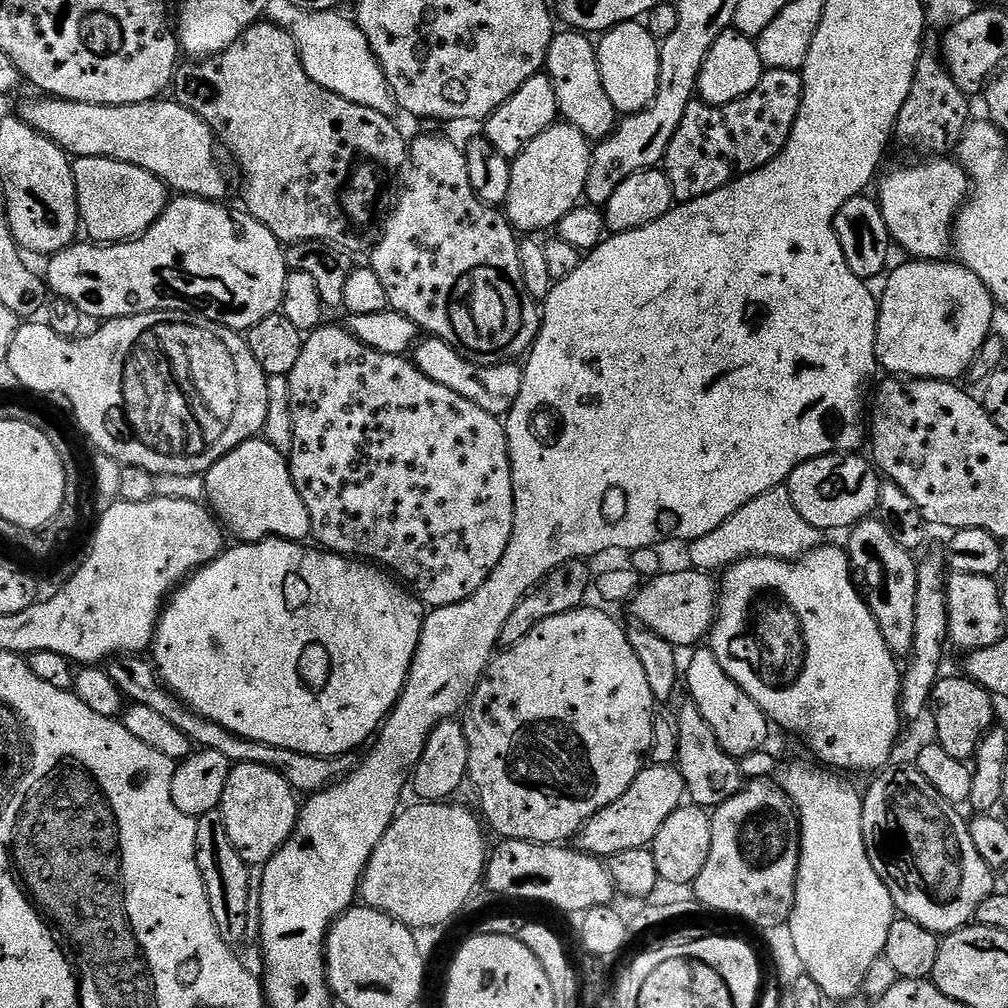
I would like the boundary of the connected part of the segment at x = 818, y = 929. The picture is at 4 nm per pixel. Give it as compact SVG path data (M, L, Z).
M806 762L790 764L783 770L780 780L778 779L779 787L791 800L800 823L795 902L787 926L809 981L818 985L829 1001L845 1002L863 989L870 966L883 955L897 910L885 883L875 873L866 850L863 795L848 784L845 777L813 765L814 767Z

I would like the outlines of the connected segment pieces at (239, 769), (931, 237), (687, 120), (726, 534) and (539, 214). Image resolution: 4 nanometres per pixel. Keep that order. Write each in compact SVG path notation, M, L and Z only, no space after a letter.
M238 764L228 773L226 790L220 799L218 809L220 817L224 819L226 834L230 834L230 842L234 850L249 866L263 866L269 858L279 850L290 838L290 834L296 825L296 813L298 811L298 796L292 787L285 782L274 770L263 768L257 764Z
M928 158L925 164L885 171L878 180L878 203L888 233L897 249L905 248L907 255L917 260L942 260L949 255L948 251L953 251L954 221L970 195L970 181L964 167L955 159L944 159L948 158Z
M770 68L750 94L729 104L706 104L693 98L662 161L673 197L685 204L766 166L786 146L803 97L804 77L799 71Z
M780 485L759 495L753 502L748 502L718 530L712 530L710 534L691 541L689 554L695 571L715 572L714 570L721 571L750 557L772 557L775 560L791 561L800 559L823 543L822 536L821 529L810 525L798 512L788 488Z
M557 122L542 134L538 134L538 138L534 138L534 142L530 142L530 146L526 146L522 154L511 161L512 173L510 174L510 194L506 205L506 215L508 223L517 233L536 234L532 232L540 232L543 228L555 229L560 219L570 214L570 210L581 203L586 186L586 174L590 174L592 149L593 145L577 128Z

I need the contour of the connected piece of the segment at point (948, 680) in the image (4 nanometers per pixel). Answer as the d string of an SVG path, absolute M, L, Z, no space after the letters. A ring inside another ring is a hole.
M967 675L948 676L936 681L932 687L931 707L936 707L936 736L935 739L950 754L950 758L968 762L976 755L980 740L993 727L992 719L996 716L996 708L992 693L987 692L981 684L969 680Z

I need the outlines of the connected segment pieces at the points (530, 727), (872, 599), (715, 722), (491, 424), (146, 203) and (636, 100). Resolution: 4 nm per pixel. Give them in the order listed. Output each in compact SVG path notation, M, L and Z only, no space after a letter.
M581 606L572 612L558 614L554 618L546 618L546 622L538 622L522 642L512 648L505 648L493 655L484 677L480 680L476 692L469 700L462 716L466 742L470 746L470 762L468 774L470 784L476 787L476 796L480 799L479 811L484 811L483 819L488 819L487 827L497 832L497 837L506 840L529 840L535 844L560 844L577 835L585 822L594 814L601 812L606 806L618 802L626 790L630 790L630 782L638 778L638 774L646 766L652 751L652 735L656 725L658 701L650 690L650 682L646 679L646 670L642 670L642 662L638 662L638 654L634 654L634 646L630 646L625 625L620 625L603 607L588 608Z
M879 518L861 520L847 536L846 551L848 560L852 563L852 583L859 588L870 614L874 614L878 630L882 630L882 638L886 638L886 646L892 655L897 658L911 657L914 646L914 606L918 598L918 560L912 557L913 553L909 549L894 542L890 530L886 530L886 526Z
M700 646L691 653L692 661L686 664L687 695L702 710L702 718L710 722L710 730L714 730L714 738L730 756L743 758L752 752L761 751L768 740L770 721L762 709L756 705L754 698L718 666L718 658L714 658L711 647Z
M331 322L307 333L298 363L287 378L290 414L294 422L294 446L290 453L292 481L298 494L302 494L302 502L306 502L306 510L310 510L315 543L337 556L359 558L395 574L429 609L450 606L470 598L470 594L490 578L498 562L502 562L502 554L506 554L506 546L510 546L510 534L514 530L514 486L505 421L482 410L482 406L474 406L470 398L462 398L462 394L454 394L454 390L446 390L446 386L438 386L438 382L426 378L426 374L422 374L407 355L382 354L355 340L347 327L335 328Z
M82 156L73 163L76 205L87 239L98 244L118 244L141 236L168 207L169 189L150 170L101 156Z
M647 23L619 24L617 28L603 33L598 40L596 57L600 63L602 86L606 86L606 95L610 97L610 102L614 102L617 113L631 114L651 106L660 85L660 45Z

